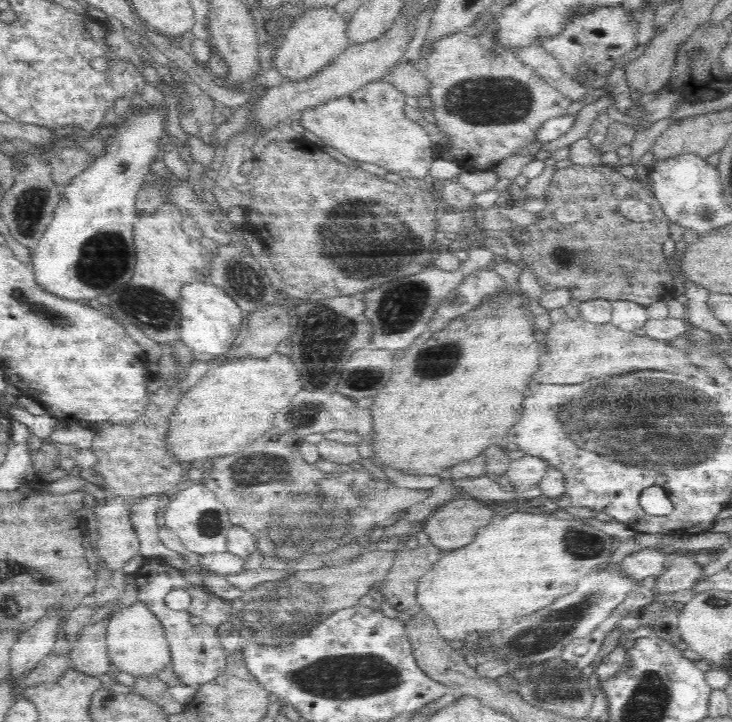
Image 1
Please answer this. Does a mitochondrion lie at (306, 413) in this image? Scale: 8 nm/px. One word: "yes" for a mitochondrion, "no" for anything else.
yes

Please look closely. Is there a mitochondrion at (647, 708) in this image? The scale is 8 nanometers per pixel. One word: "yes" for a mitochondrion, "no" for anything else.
yes

